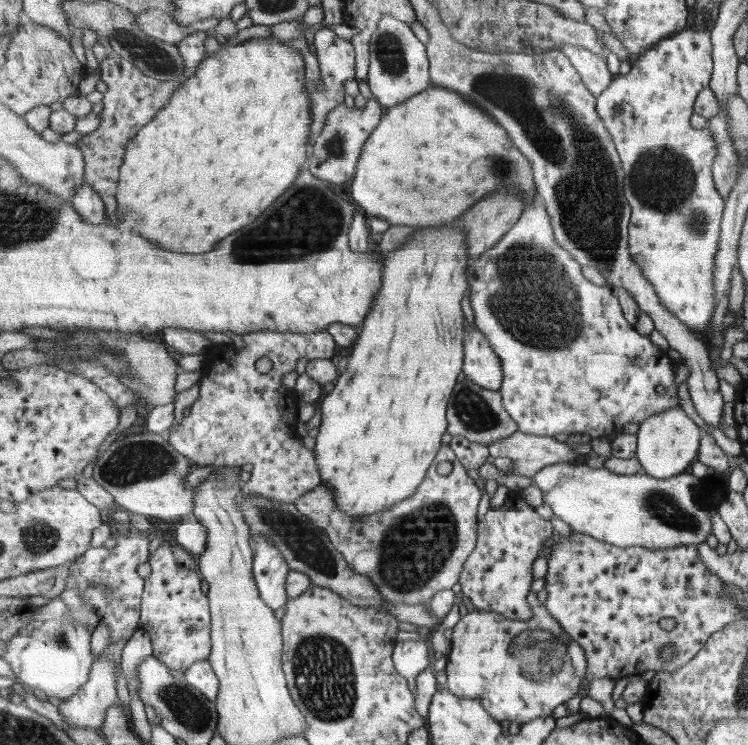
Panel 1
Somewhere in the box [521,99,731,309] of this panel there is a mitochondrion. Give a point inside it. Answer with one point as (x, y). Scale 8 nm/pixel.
(662, 179)

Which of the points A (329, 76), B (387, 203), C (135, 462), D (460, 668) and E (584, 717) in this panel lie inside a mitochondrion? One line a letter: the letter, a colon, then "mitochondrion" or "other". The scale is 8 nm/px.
A: other
B: other
C: mitochondrion
D: other
E: other

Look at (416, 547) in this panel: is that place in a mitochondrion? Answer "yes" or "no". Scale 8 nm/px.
yes

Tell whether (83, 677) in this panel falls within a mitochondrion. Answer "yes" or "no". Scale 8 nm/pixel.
no

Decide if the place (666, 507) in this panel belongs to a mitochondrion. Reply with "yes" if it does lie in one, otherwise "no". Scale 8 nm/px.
yes

